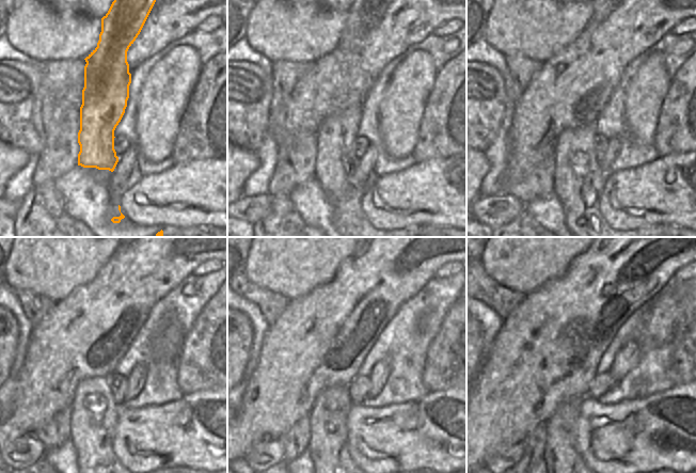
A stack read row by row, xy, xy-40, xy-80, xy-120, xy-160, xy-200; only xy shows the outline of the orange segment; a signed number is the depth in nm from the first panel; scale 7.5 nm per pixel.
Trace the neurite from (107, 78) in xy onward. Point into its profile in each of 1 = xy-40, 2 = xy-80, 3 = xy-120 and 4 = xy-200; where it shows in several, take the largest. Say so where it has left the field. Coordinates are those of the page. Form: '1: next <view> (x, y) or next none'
1: next xy-40 (336, 169)
2: next xy-80 (579, 179)
3: next xy-120 (94, 416)
4: next xy-200 (560, 454)

